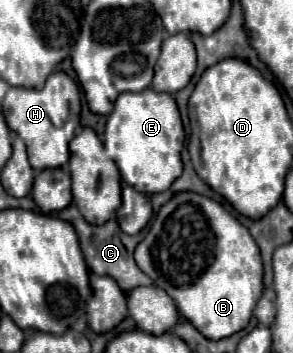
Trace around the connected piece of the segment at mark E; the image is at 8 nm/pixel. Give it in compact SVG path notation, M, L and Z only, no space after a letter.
M151 87L139 93L121 93L105 127L105 153L117 163L125 183L151 195L169 189L181 175L181 149L185 141L177 103L169 93L157 93Z

